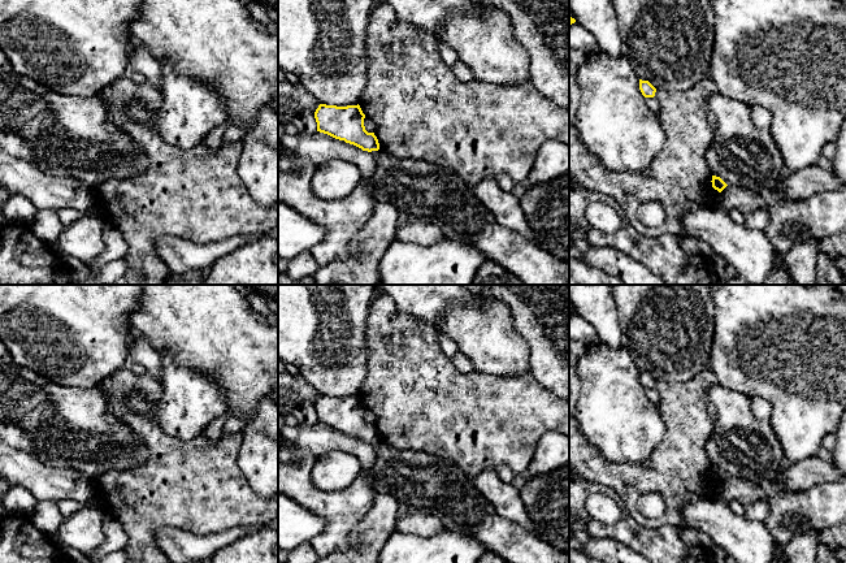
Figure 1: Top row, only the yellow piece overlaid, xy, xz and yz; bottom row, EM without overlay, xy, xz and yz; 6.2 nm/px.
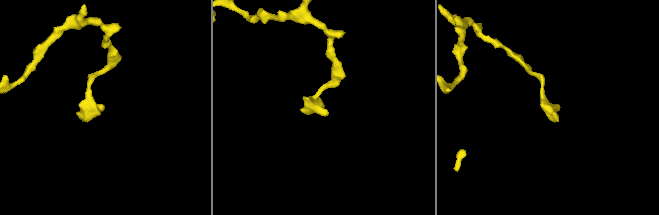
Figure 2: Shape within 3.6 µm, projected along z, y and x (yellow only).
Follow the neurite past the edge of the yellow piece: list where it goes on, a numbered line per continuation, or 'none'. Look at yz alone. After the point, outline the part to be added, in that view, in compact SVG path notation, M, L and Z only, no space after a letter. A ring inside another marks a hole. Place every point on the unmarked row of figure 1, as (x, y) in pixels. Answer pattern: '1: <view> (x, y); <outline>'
none

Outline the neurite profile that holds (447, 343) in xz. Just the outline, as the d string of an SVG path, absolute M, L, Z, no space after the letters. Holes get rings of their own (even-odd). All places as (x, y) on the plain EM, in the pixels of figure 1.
M444 333L439 337L439 346L450 358L454 358L460 351L455 339Z

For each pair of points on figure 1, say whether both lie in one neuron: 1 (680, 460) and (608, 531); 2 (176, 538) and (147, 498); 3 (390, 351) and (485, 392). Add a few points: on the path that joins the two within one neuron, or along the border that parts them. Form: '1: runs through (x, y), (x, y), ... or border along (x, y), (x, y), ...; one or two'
1: border along (610, 486), (637, 523), (654, 528); two
2: border along (196, 533), (163, 527), (156, 533), (155, 540); two
3: runs through (413, 375), (430, 392), (461, 392); one

